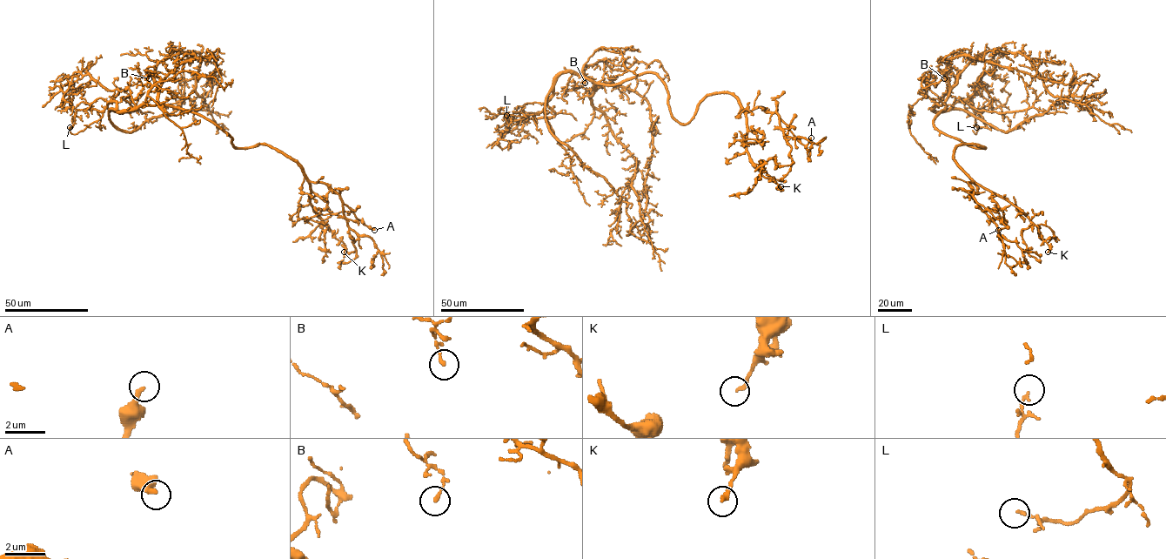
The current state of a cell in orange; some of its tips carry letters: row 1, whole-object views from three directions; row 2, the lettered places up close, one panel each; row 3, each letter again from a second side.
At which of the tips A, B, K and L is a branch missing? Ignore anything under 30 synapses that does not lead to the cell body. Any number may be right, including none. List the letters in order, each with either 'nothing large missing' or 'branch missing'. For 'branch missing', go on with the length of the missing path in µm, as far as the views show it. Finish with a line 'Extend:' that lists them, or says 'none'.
A: nothing large missing
B: nothing large missing
K: nothing large missing
L: nothing large missing
Extend: none

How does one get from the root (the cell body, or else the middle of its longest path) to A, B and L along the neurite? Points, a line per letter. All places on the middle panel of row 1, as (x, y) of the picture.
A: (633, 78), (653, 72), (681, 123), (709, 95), (730, 93), (746, 111), (775, 112), (804, 145), (811, 138)
B: (633, 78), (612, 84), (596, 84), (596, 89), (598, 85), (592, 77), (588, 77), (585, 83)
L: (633, 78), (602, 84), (563, 72), (540, 111), (516, 120), (512, 118), (508, 124), (506, 115)

